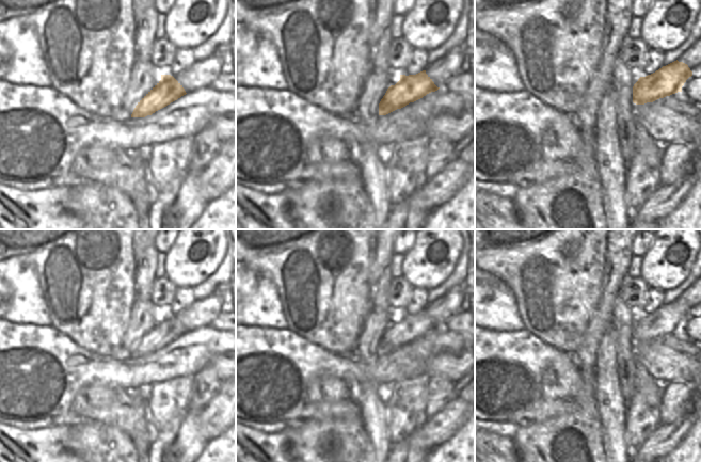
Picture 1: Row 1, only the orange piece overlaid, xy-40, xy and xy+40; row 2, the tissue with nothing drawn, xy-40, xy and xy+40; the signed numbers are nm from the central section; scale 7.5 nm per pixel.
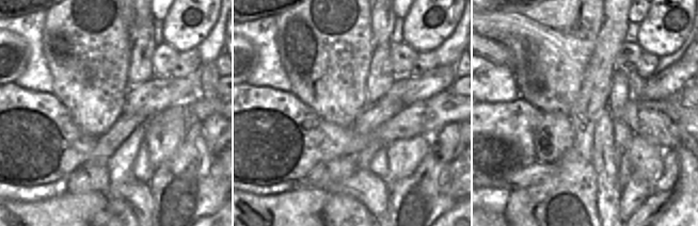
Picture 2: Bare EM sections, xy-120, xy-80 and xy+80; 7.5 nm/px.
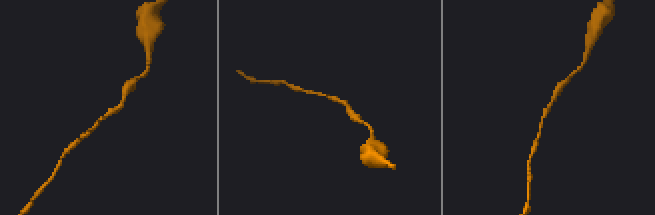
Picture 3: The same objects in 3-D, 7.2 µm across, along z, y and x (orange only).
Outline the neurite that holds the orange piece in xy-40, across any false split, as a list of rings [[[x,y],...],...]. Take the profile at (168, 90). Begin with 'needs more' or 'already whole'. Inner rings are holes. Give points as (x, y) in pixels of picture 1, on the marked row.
already whole; [[[161,75],[161,80],[138,102],[131,117],[152,115],[186,94],[173,76]]]

